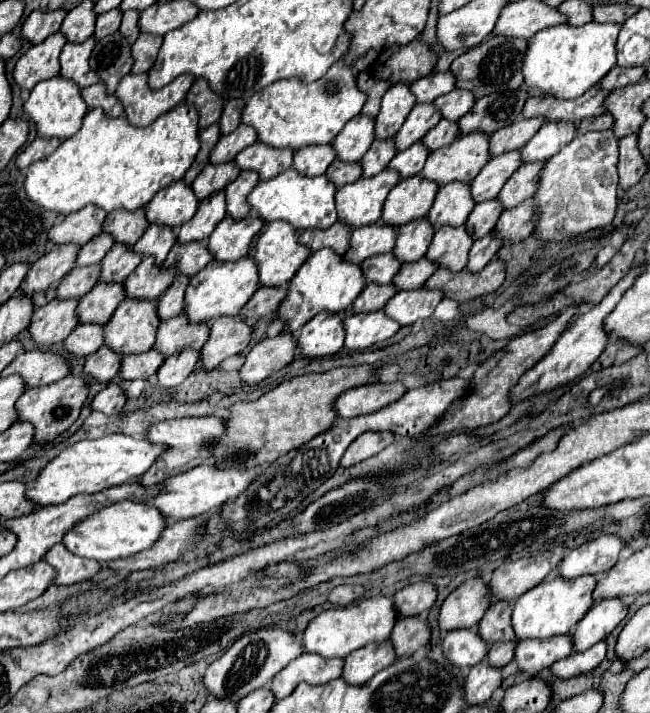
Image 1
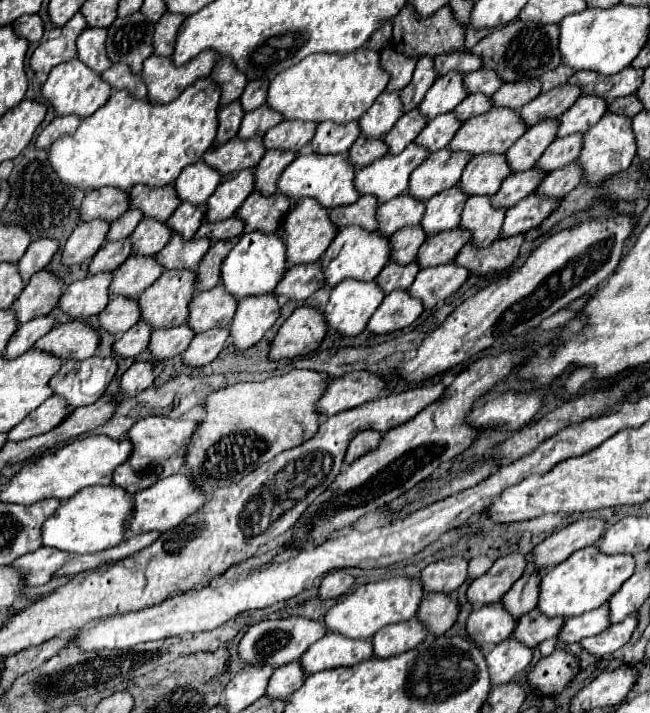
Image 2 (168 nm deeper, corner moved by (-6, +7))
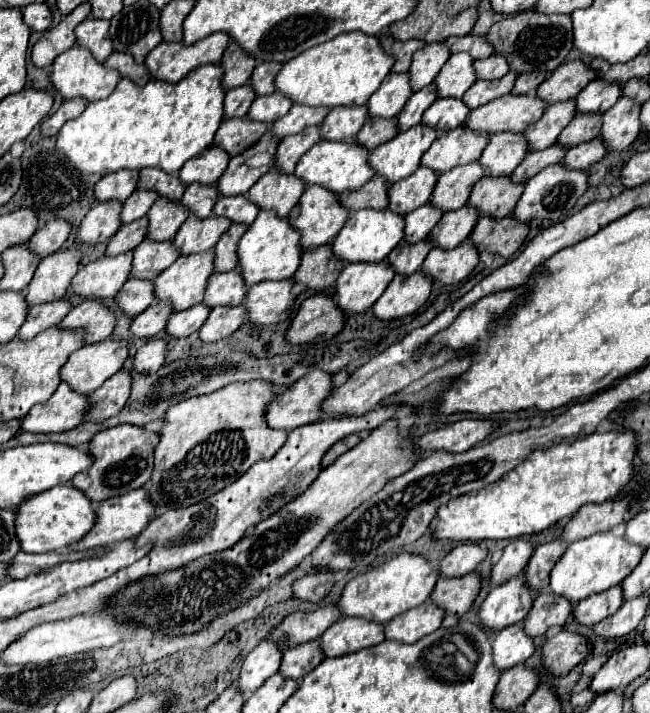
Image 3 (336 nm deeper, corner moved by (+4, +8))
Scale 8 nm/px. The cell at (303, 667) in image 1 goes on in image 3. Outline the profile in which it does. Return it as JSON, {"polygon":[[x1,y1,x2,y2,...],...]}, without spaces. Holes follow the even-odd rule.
{"polygon":[[341,617,337,623,333,623,321,637,323,641,323,651,325,657,339,657,339,655,347,655,347,653,355,653,359,649,367,649,373,647,381,641,385,641,385,625,375,623,375,621,365,621,363,617]]}

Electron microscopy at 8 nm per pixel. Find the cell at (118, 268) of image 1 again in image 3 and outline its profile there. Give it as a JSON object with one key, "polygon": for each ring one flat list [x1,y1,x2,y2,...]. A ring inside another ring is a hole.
{"polygon":[[159,197,153,205,153,209,147,213,147,217,149,217,147,239,169,241,175,237,179,227,189,217,189,209,185,209,179,201]]}

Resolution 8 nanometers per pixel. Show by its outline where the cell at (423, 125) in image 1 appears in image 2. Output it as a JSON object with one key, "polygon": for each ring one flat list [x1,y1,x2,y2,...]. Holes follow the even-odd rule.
{"polygon":[[449,72,447,78,435,80,417,110,423,118,431,120,443,112,451,112,465,96,467,92,463,88,463,76,459,76,459,72]]}

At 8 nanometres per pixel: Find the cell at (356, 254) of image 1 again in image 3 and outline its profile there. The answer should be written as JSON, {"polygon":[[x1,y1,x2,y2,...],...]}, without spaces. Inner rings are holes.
{"polygon":[[419,167,407,179,397,181,397,185,391,185,389,189,389,209,405,215,425,205,435,189,437,177,439,175,433,169]]}

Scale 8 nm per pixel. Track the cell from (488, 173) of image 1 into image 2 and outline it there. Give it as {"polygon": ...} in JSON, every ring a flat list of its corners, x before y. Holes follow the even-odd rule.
{"polygon":[[543,120,535,126,531,126,507,152,507,164,511,172,523,172,533,168,533,164,539,160,539,156,545,152,545,148,555,140,557,132,557,120]]}

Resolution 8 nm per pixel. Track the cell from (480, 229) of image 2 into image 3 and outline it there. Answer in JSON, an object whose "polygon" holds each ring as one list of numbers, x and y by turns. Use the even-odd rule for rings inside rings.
{"polygon":[[485,175,475,183,467,203,479,207,483,215,493,215,499,219,513,211,513,205,517,205,517,197,521,197,521,189,523,185,513,185,513,181,509,181,509,175]]}

